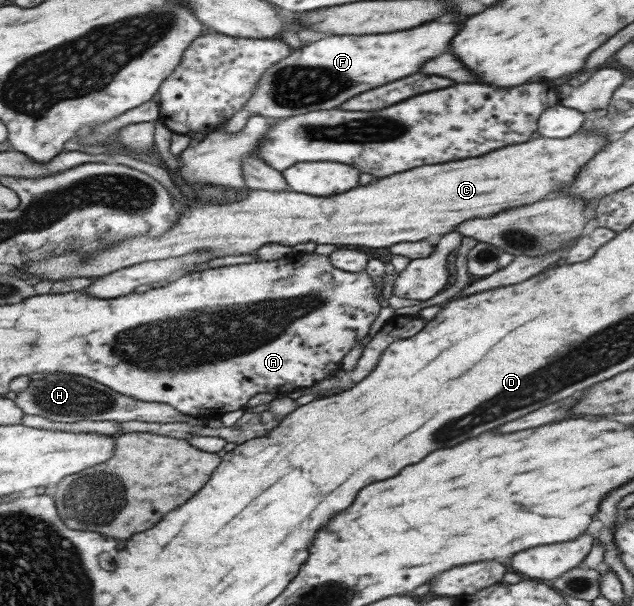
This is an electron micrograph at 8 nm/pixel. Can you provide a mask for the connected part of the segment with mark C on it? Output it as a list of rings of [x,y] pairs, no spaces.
[[[574,132],[574,135],[566,139],[532,139],[526,143],[502,147],[498,151],[490,151],[482,157],[474,159],[462,159],[452,163],[440,163],[440,165],[426,165],[416,167],[414,171],[404,171],[398,175],[390,175],[386,179],[378,179],[376,183],[354,187],[354,191],[348,191],[346,195],[334,195],[330,199],[326,197],[314,197],[294,191],[260,191],[260,189],[248,192],[247,199],[230,203],[230,205],[208,205],[200,203],[194,205],[192,211],[182,215],[182,223],[173,227],[169,233],[160,237],[149,235],[135,235],[127,237],[125,241],[119,241],[113,245],[107,245],[99,253],[91,255],[78,255],[79,251],[63,253],[60,257],[43,259],[31,263],[20,271],[32,275],[41,275],[42,280],[60,281],[70,278],[91,278],[110,275],[126,267],[132,267],[139,263],[156,260],[179,258],[201,251],[213,251],[217,257],[222,255],[242,255],[242,253],[256,253],[266,243],[280,243],[280,245],[300,245],[300,243],[334,243],[340,247],[390,247],[395,243],[415,242],[426,239],[436,239],[444,233],[454,231],[458,223],[474,217],[490,217],[500,211],[506,211],[510,207],[528,205],[540,199],[546,200],[557,196],[563,187],[570,185],[575,175],[585,166],[589,159],[593,158],[614,135],[605,136],[598,132]]]

